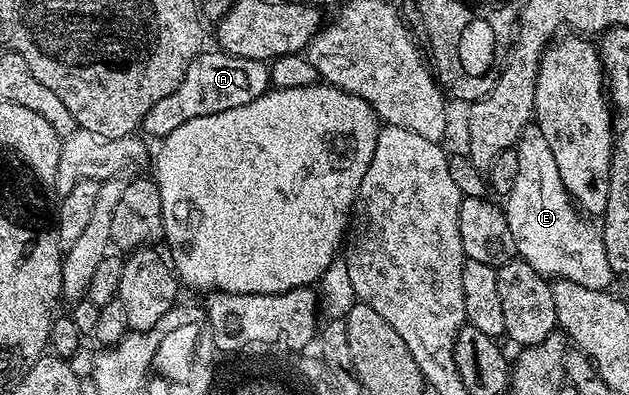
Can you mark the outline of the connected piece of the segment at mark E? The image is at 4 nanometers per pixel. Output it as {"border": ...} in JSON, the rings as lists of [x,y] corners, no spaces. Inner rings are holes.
{"border":[[[528,125],[523,128],[523,135],[513,149],[517,153],[517,178],[513,180],[513,189],[505,196],[505,212],[509,221],[509,233],[513,233],[516,256],[533,265],[533,269],[537,269],[537,273],[548,280],[568,279],[577,281],[577,285],[585,285],[585,289],[607,291],[611,279],[613,280],[613,272],[605,253],[605,241],[600,228],[590,227],[586,223],[588,220],[571,202],[571,194],[561,181],[561,169],[557,169],[557,161],[553,161],[553,149],[549,149],[549,141],[541,137],[539,127]]]}

